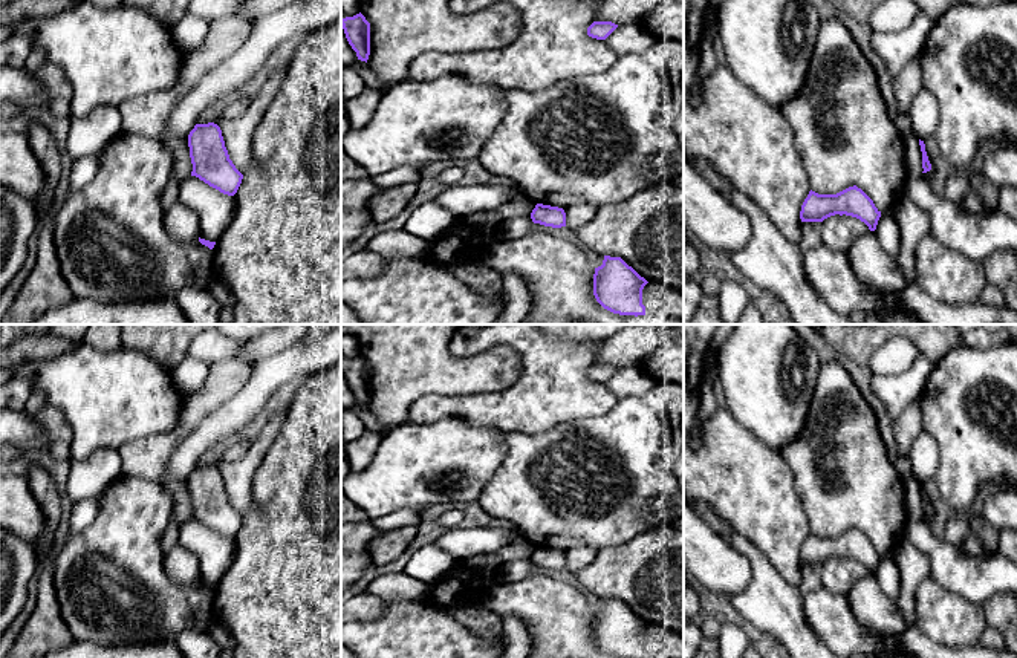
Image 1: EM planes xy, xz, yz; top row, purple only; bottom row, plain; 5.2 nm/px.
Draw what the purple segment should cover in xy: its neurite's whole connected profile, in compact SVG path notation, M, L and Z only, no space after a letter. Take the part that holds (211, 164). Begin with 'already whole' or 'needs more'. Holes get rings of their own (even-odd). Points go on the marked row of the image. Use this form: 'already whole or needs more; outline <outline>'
already whole; outline M196 124L188 135L191 176L199 178L223 194L234 196L243 174L229 159L222 130L217 124Z

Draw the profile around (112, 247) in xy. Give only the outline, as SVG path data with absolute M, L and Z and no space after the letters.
M119 133L101 148L99 170L81 190L70 193L54 220L54 243L61 275L76 298L93 298L101 303L133 303L156 298L176 298L196 277L214 274L213 249L199 239L190 243L176 242L164 228L161 191L173 173L173 156L159 141L141 135Z

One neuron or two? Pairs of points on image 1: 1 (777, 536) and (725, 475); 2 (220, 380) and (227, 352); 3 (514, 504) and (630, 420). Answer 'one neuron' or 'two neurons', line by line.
1: one neuron
2: two neurons
3: one neuron

